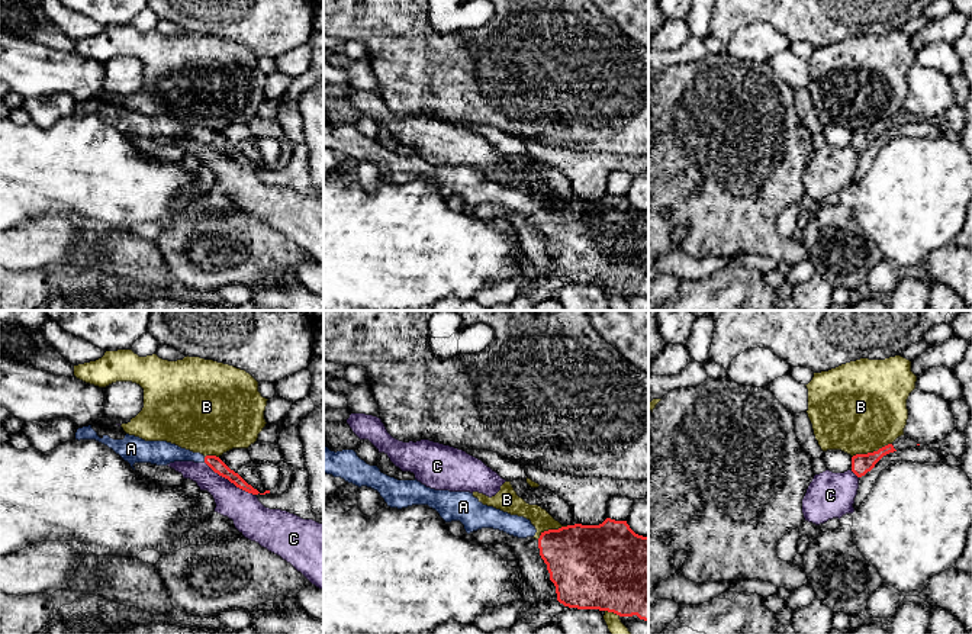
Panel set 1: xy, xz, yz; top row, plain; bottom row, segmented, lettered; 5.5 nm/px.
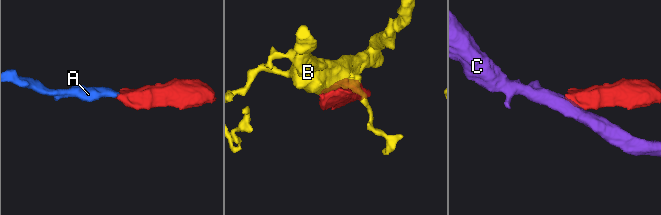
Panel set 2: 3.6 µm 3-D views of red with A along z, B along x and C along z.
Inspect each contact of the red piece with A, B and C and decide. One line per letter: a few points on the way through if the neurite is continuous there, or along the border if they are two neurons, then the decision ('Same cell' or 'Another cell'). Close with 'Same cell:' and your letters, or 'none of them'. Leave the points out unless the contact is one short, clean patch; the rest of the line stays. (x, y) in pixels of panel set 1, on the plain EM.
A: Path across: xy (215, 138), (205, 135), (176, 128), (161, 128). Same cell
B: Another cell
C: Boundary: xy (205, 137), (215, 147), (254, 170). Another cell
Same cell: A

